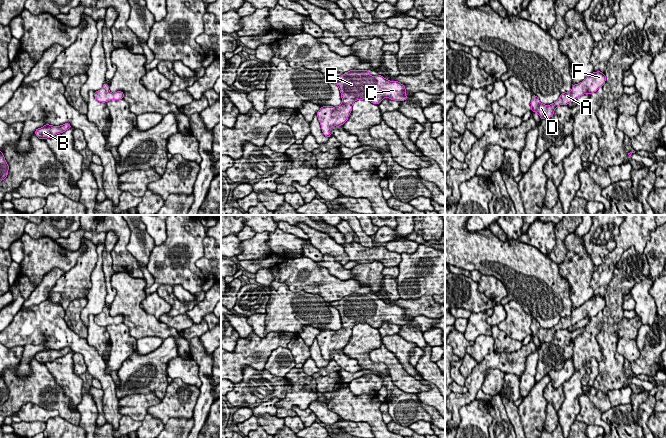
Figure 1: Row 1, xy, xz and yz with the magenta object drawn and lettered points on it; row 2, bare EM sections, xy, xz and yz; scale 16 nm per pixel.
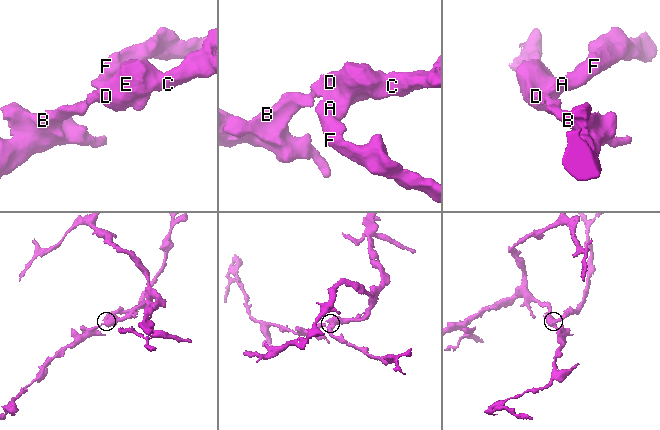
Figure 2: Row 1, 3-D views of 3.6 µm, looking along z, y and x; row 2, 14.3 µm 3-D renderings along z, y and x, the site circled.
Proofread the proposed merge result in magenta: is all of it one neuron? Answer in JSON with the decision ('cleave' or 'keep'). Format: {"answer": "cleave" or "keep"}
{"answer": "keep"}

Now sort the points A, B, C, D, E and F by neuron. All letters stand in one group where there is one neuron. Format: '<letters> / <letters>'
A B C D E F

